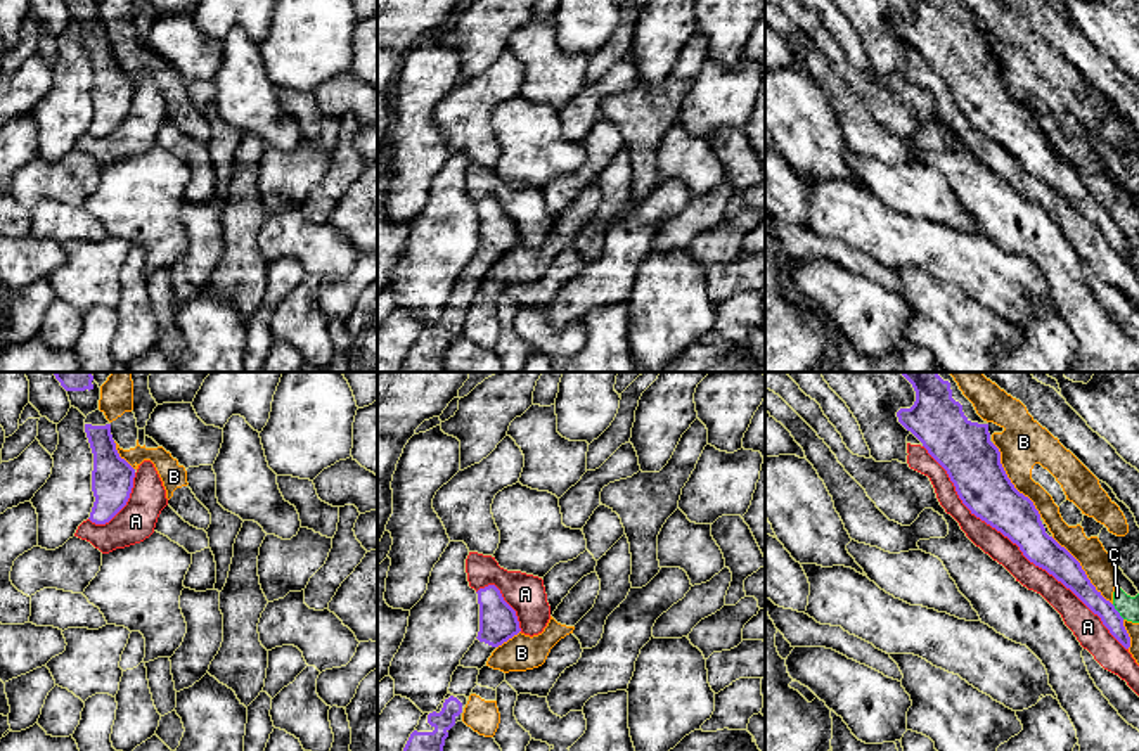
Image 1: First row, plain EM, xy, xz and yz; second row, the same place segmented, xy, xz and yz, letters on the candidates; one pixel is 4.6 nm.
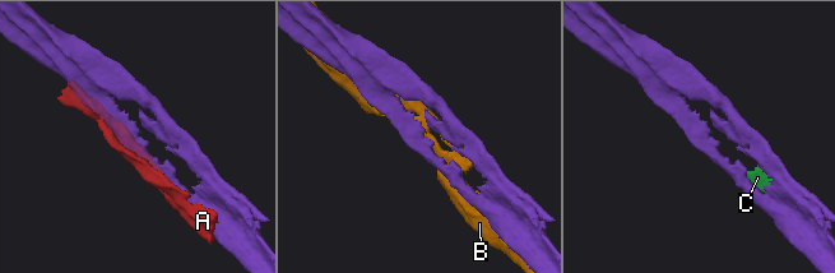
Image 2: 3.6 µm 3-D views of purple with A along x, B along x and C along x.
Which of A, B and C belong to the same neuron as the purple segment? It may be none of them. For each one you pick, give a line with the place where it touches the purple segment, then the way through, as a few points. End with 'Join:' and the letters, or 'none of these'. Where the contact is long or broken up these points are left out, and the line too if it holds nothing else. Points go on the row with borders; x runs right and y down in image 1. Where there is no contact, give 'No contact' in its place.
Join: none of these

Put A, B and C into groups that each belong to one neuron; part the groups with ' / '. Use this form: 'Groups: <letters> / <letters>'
Groups: A / B C

